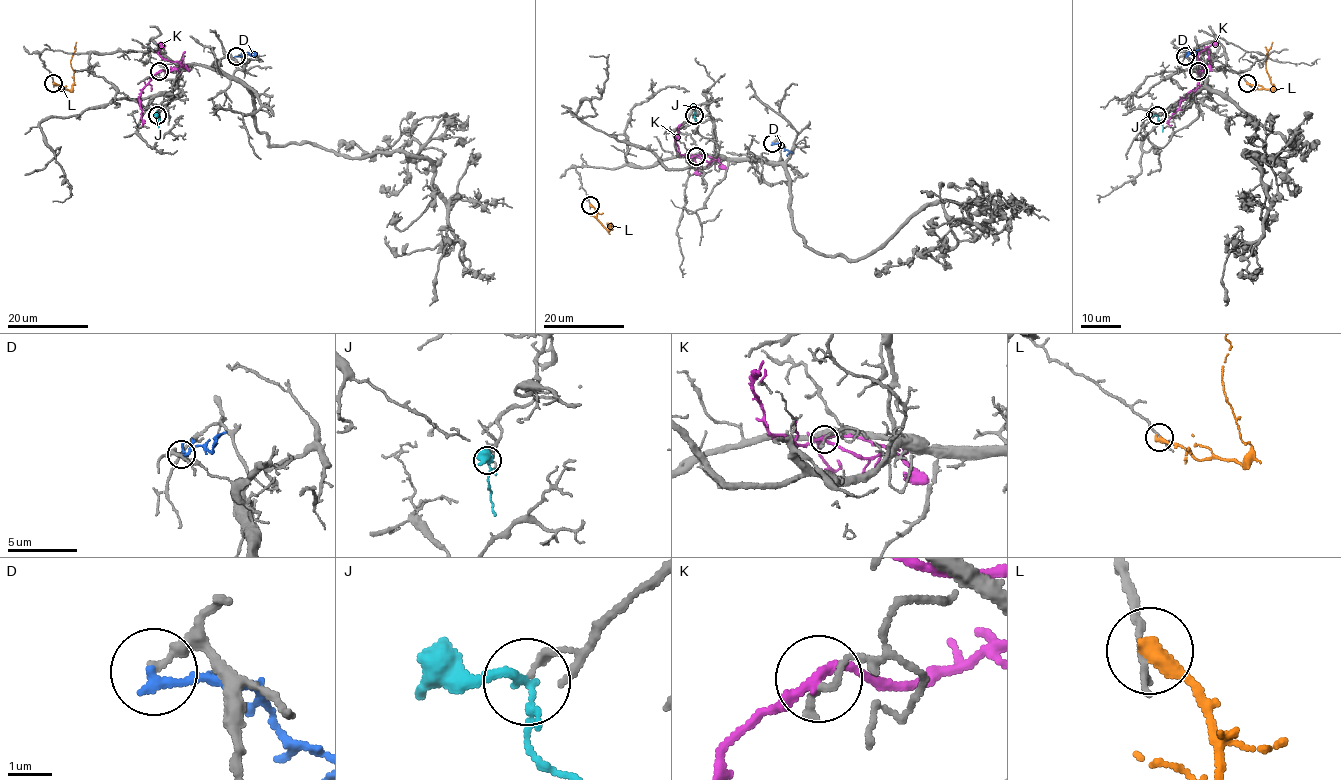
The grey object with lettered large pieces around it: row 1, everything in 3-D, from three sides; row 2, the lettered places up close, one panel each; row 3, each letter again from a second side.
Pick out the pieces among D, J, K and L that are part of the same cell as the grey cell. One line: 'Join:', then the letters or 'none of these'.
Join: none of these

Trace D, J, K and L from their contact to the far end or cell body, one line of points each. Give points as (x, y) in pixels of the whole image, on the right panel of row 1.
D: (1185, 56), (1198, 50)
J: (1158, 115), (1162, 131)
K: (1198, 71), (1200, 81), (1181, 101), (1169, 120), (1172, 124)
L: (1247, 83), (1261, 89), (1273, 86), (1265, 61), (1272, 42)

